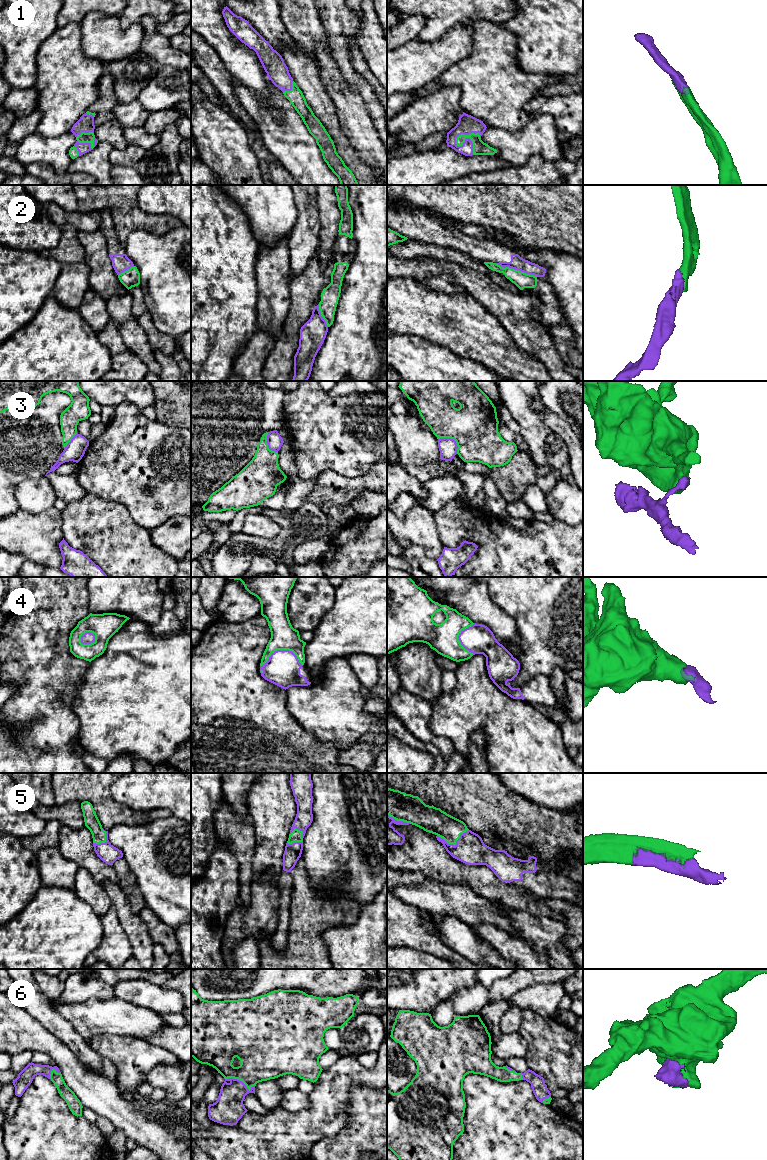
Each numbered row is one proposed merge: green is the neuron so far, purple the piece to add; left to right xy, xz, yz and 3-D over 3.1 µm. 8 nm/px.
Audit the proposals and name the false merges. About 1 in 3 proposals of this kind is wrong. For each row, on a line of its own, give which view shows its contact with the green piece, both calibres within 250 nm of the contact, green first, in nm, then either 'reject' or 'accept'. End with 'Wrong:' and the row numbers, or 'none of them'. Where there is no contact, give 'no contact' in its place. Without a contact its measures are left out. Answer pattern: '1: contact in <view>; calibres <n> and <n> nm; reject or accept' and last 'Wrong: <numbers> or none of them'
1: contact in yz; calibres 110 and 160 nm; accept
2: contact in yz; calibres 130 and 110 nm; reject
3: contact in yz; calibres 380 and 150 nm; reject
4: contact in xz; calibres 200 and 280 nm; accept
5: contact in yz; calibres 200 and 240 nm; accept
6: contact in xz; calibres 360 and 240 nm; accept
Wrong: 2, 3

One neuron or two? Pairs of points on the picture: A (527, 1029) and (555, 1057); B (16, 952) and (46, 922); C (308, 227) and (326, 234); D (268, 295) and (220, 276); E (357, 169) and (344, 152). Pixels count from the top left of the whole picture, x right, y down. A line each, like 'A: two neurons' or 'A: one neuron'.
A: one neuron
B: one neuron
C: two neurons
D: two neurons
E: one neuron

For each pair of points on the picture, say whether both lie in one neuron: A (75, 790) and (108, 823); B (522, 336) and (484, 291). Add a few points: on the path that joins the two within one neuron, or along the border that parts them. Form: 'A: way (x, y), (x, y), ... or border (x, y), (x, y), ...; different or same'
A: way (86, 790), (108, 812); same
B: way (518, 325), (495, 302); same

